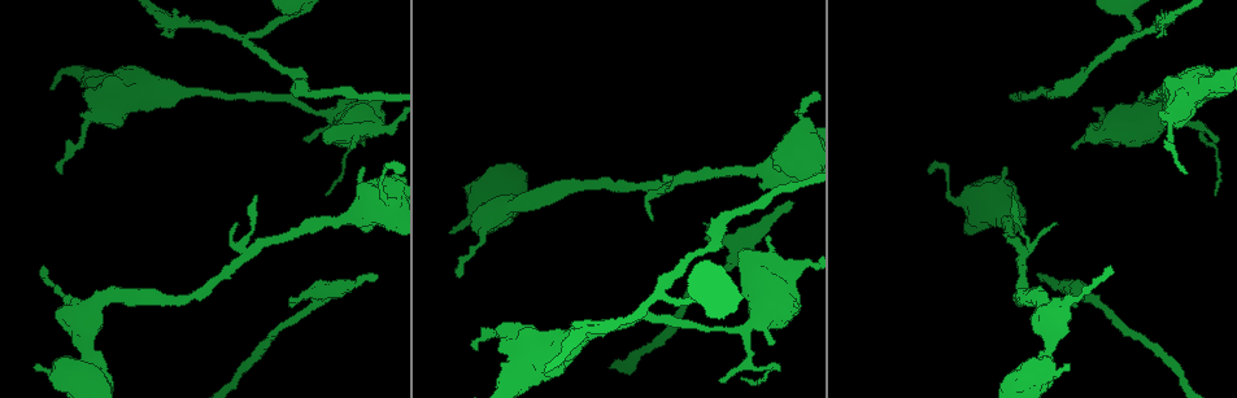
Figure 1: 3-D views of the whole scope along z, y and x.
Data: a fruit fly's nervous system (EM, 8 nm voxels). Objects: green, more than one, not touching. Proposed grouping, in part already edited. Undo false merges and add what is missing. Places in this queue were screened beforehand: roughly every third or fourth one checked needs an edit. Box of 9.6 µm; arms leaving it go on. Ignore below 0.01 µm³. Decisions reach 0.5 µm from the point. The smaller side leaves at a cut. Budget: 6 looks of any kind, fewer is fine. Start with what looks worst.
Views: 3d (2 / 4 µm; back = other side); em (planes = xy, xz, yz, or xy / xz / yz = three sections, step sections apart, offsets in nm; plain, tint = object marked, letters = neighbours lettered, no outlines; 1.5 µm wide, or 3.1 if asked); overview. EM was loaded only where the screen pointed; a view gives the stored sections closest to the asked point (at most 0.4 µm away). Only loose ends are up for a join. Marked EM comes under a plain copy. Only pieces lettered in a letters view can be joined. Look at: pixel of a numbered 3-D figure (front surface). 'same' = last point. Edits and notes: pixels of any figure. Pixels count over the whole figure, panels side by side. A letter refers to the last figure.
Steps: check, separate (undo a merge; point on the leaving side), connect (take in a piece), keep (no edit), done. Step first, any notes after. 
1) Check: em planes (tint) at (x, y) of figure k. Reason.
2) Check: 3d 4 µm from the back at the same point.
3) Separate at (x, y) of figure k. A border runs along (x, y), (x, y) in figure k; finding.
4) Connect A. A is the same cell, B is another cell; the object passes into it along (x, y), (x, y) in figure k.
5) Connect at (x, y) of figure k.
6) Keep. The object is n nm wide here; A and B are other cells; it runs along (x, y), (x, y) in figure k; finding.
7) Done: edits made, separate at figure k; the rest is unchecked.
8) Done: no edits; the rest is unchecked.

Check: em yz step 8 (letters) at (1038, 274) of figure 1. Free end.

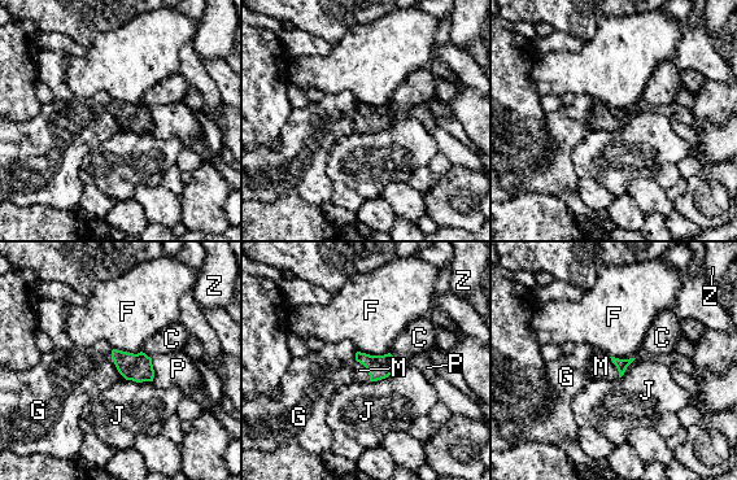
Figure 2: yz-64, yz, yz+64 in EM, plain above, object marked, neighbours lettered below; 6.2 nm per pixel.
Check: em planes (letters) at the same point.

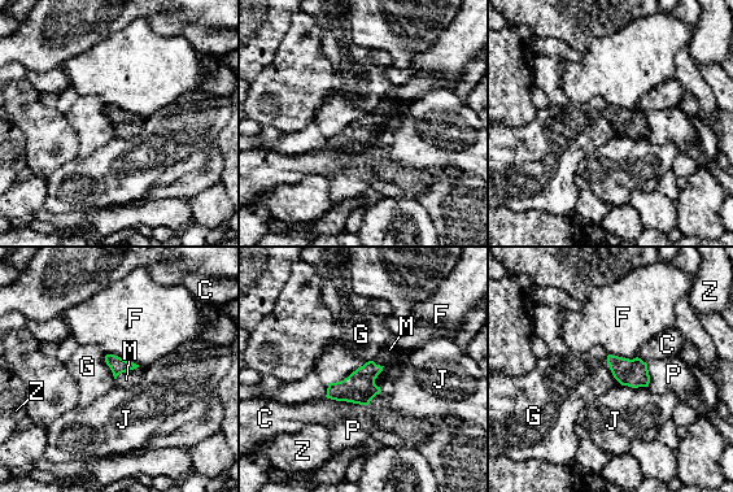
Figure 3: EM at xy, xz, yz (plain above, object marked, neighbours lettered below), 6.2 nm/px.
Connect M. The object is 100 nm wide here; M is the same cell, C, F, G, J, P and Z are other cells; it goes on there.

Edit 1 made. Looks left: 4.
Check: overview. Redraw.

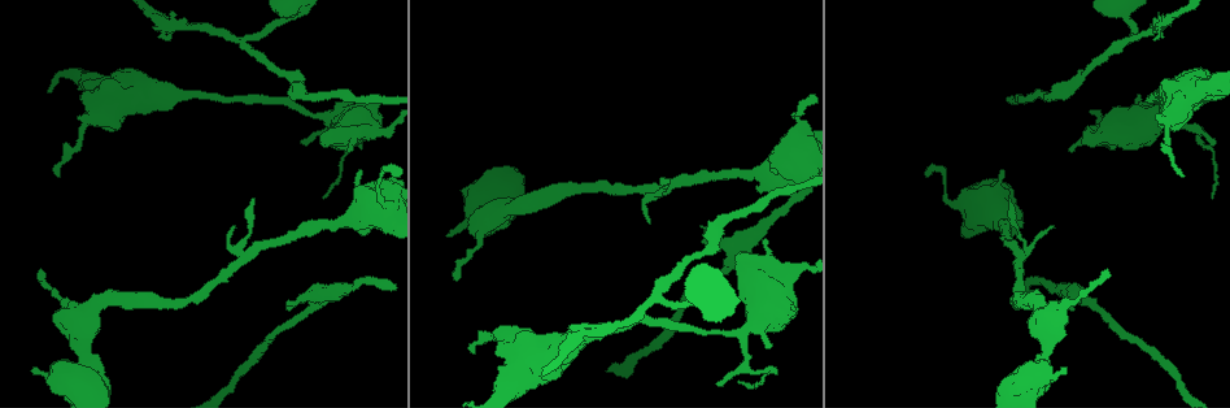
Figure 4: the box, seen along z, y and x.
Check: 3d 4 µm at (770, 370) of figure 4. Abrupt turn.

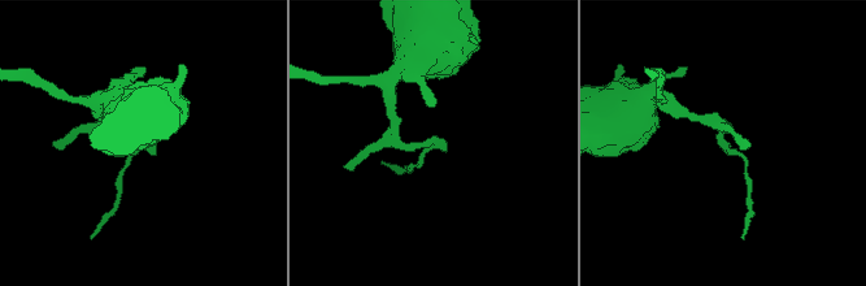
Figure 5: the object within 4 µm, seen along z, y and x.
Check: em planes (letters) at (437, 143) of figure 5.

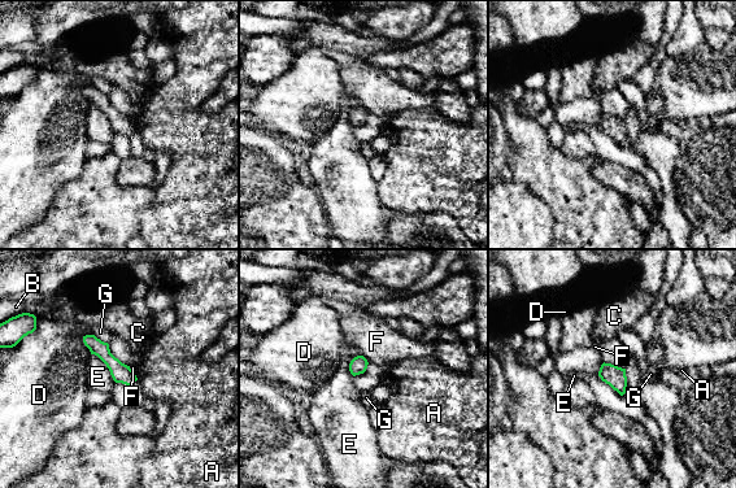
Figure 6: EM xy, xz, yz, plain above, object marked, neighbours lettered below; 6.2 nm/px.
Keep. A, B, C, D, E, F and G are other cells; a border runs along (91, 353), (105, 365), (116, 382) in figure 6; all the same neuron.

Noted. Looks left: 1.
Check: em planes (letters) at (379, 178) of figure 4. Narrows sharply.

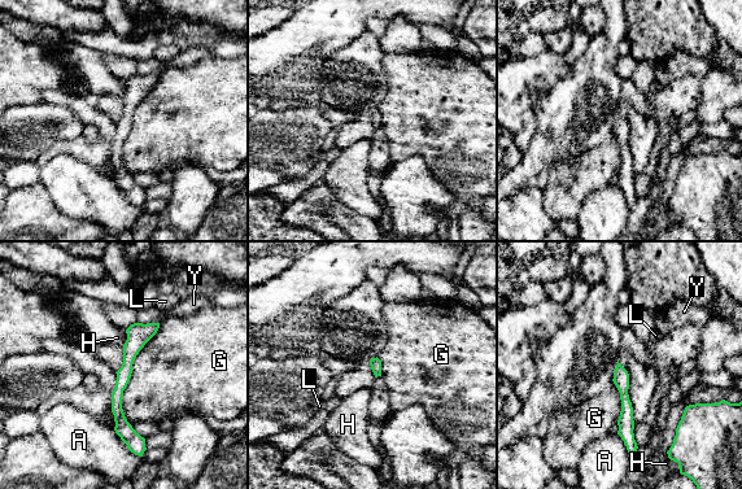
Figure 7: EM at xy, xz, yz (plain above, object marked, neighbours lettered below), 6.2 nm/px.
Keep. The object is 70 nm wide here; A, G, H, L and Y are other cells; it runs along (155, 326), (117, 394), (130, 444) in figure 7; one neuron here.

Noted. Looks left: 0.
Done: edits made, connect at figure 3; the rest is unchecked.

